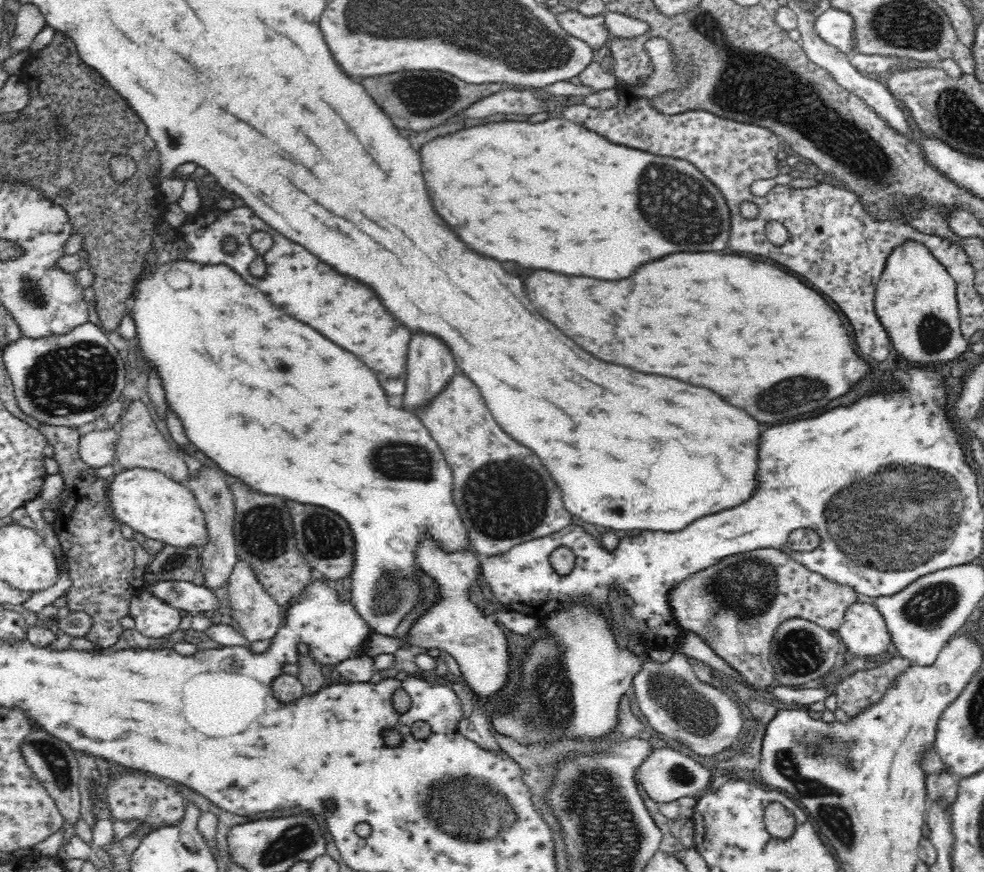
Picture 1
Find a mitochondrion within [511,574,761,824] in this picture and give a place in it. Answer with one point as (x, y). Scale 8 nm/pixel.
(680, 698)

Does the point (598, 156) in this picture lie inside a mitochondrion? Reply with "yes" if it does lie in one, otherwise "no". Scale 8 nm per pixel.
no

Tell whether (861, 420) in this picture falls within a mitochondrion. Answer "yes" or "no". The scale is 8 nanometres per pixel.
no

